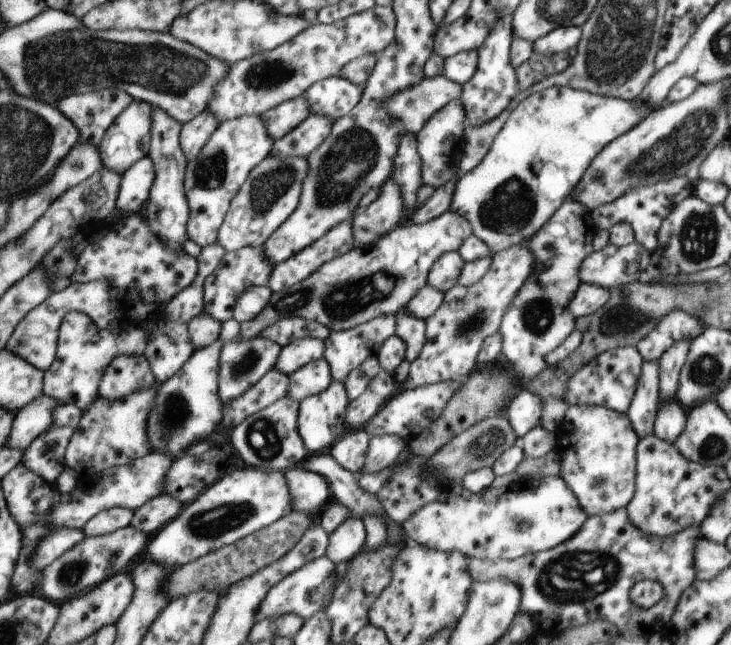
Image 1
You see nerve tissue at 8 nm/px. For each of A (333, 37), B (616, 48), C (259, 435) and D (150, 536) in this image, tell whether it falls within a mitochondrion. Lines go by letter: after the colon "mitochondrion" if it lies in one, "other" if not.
A: other
B: mitochondrion
C: mitochondrion
D: other

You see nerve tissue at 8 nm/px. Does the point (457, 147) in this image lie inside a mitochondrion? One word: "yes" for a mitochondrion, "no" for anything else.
no

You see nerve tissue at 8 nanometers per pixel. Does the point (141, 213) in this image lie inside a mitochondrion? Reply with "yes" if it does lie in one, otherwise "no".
no

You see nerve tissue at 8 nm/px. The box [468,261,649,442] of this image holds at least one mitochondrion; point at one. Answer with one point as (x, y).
(538, 314)

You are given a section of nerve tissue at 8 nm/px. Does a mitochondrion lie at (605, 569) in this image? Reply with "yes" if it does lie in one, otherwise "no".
yes

